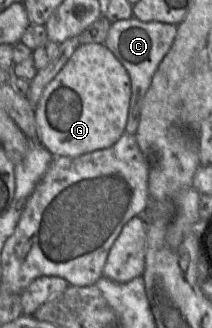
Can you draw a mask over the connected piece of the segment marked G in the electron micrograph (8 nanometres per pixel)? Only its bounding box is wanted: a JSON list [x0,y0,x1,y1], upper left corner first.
[35,43,131,157]

